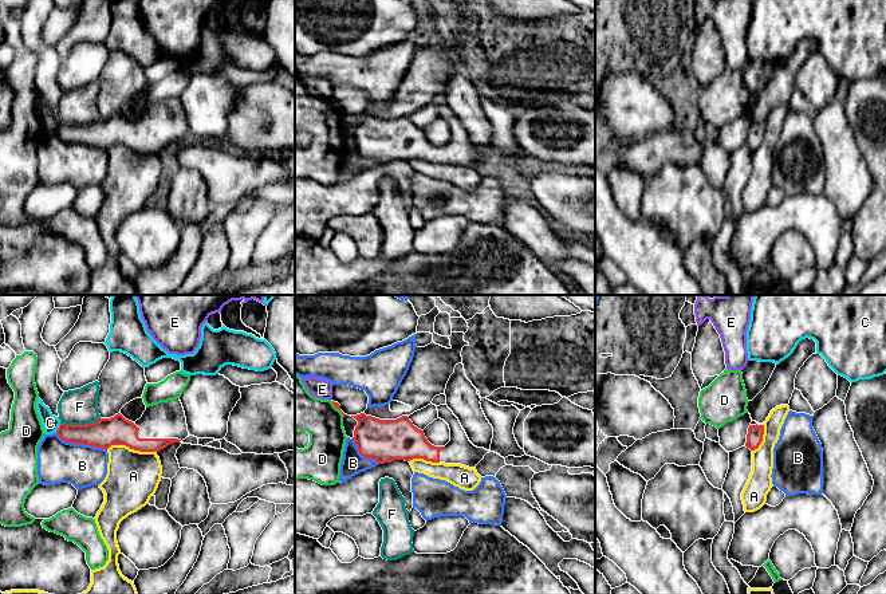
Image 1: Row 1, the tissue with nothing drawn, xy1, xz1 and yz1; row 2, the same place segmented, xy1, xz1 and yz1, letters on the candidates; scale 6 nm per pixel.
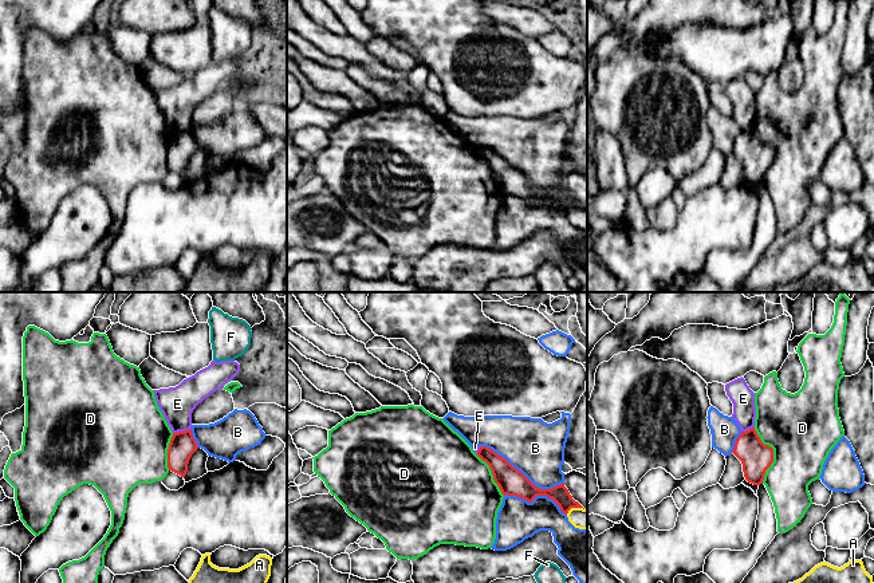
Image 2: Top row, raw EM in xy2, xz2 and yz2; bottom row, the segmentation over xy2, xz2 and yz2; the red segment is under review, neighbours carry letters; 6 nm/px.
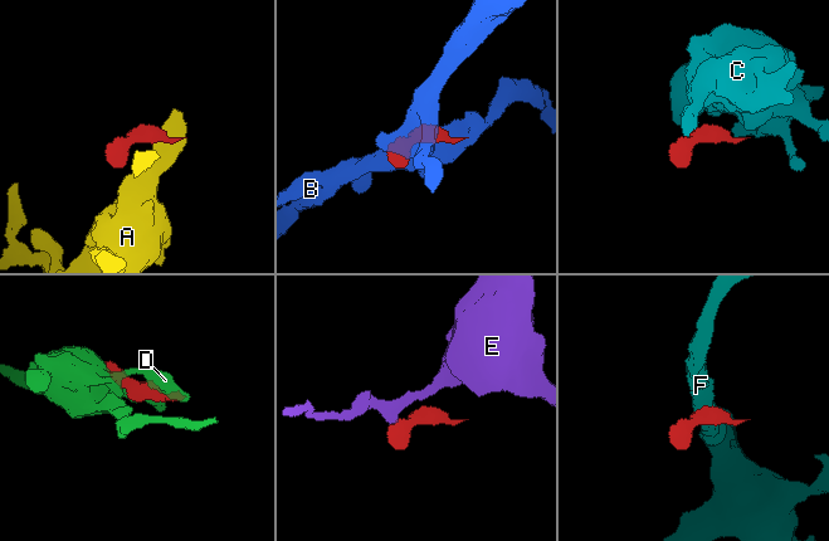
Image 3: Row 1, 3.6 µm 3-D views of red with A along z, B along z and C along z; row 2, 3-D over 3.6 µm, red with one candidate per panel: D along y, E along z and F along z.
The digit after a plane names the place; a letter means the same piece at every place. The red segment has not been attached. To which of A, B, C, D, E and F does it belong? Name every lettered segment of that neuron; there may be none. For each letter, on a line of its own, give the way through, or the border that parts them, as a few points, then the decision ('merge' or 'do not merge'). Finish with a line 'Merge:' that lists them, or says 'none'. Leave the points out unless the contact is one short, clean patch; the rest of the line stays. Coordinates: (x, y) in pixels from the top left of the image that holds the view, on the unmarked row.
A: border along xy1 (106, 149), (111, 145), (128, 145), (140, 150), (156, 152); do not merge
B: do not merge
C: border along xy1 (60, 124), (55, 132); do not merge
D: do not merge
E: border along xy2 (189, 127), (173, 133); do not merge
F: border along xy1 (101, 118), (87, 124), (60, 124); do not merge
Merge: none

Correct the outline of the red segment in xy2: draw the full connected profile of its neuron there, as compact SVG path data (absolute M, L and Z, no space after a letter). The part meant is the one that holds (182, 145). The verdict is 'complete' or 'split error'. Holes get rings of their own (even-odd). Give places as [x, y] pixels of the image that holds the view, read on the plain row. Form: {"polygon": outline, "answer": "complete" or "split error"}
{"polygon": "M192 130L173 133L168 149L169 170L185 177L192 154L198 149Z", "answer": "complete"}

